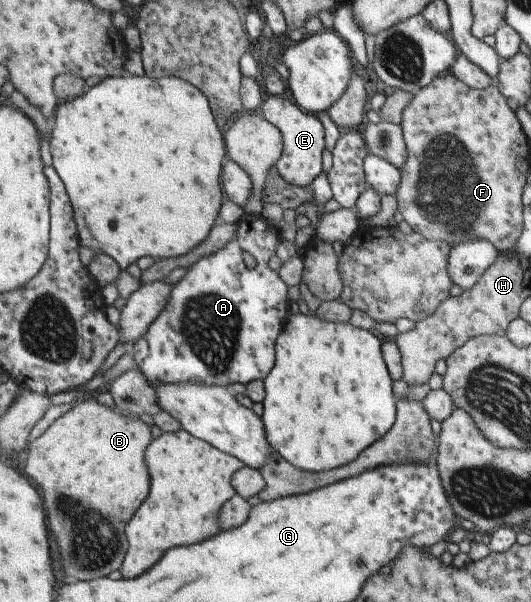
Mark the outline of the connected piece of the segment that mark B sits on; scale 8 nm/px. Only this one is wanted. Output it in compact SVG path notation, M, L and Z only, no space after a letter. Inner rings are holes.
M91 394L85 395L85 402L79 399L71 412L58 418L30 443L25 472L39 482L39 490L47 498L51 530L59 542L63 568L69 576L93 580L121 568L129 550L125 526L151 490L145 452L153 440L151 427L143 420L125 416L116 406L103 406Z

